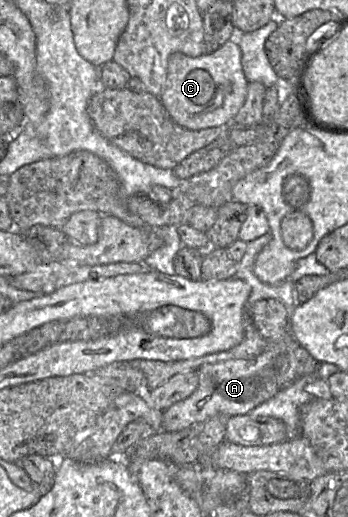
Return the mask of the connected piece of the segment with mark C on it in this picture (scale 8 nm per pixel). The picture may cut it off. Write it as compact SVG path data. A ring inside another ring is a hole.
M236 38L216 51L198 57L172 53L168 58L166 82L159 95L170 117L189 130L230 125L247 96L249 82L243 72L241 57Z

